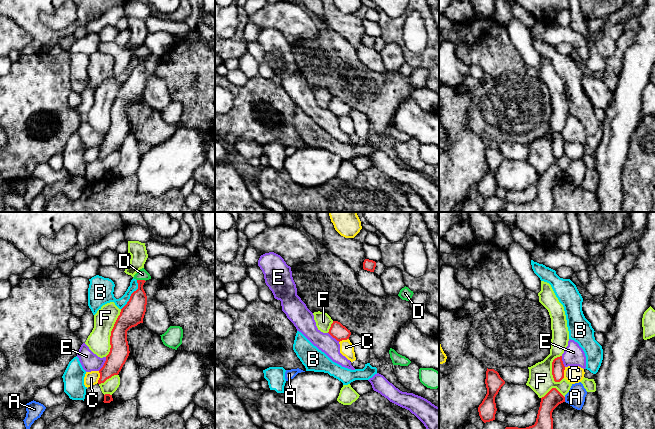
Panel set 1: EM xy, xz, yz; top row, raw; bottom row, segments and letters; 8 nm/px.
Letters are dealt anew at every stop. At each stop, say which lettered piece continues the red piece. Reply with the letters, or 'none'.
none

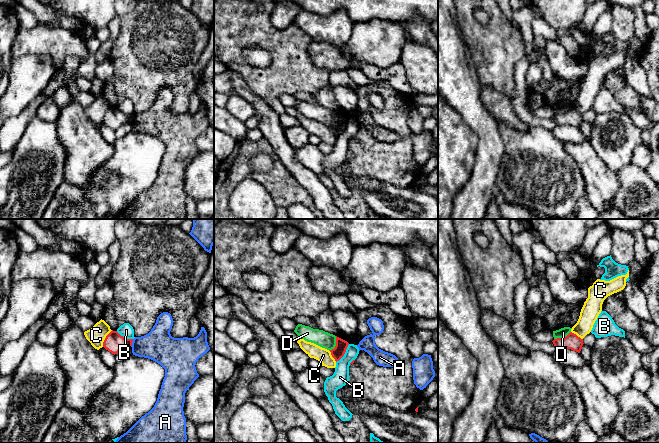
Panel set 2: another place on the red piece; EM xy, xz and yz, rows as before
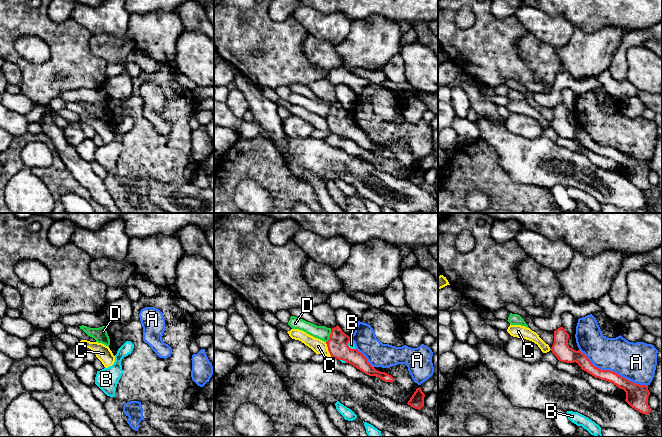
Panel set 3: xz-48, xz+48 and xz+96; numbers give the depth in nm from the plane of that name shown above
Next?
none

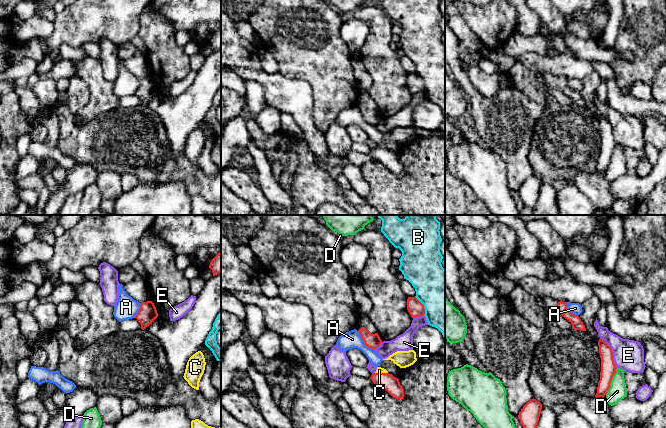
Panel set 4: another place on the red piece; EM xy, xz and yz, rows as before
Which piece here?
none

